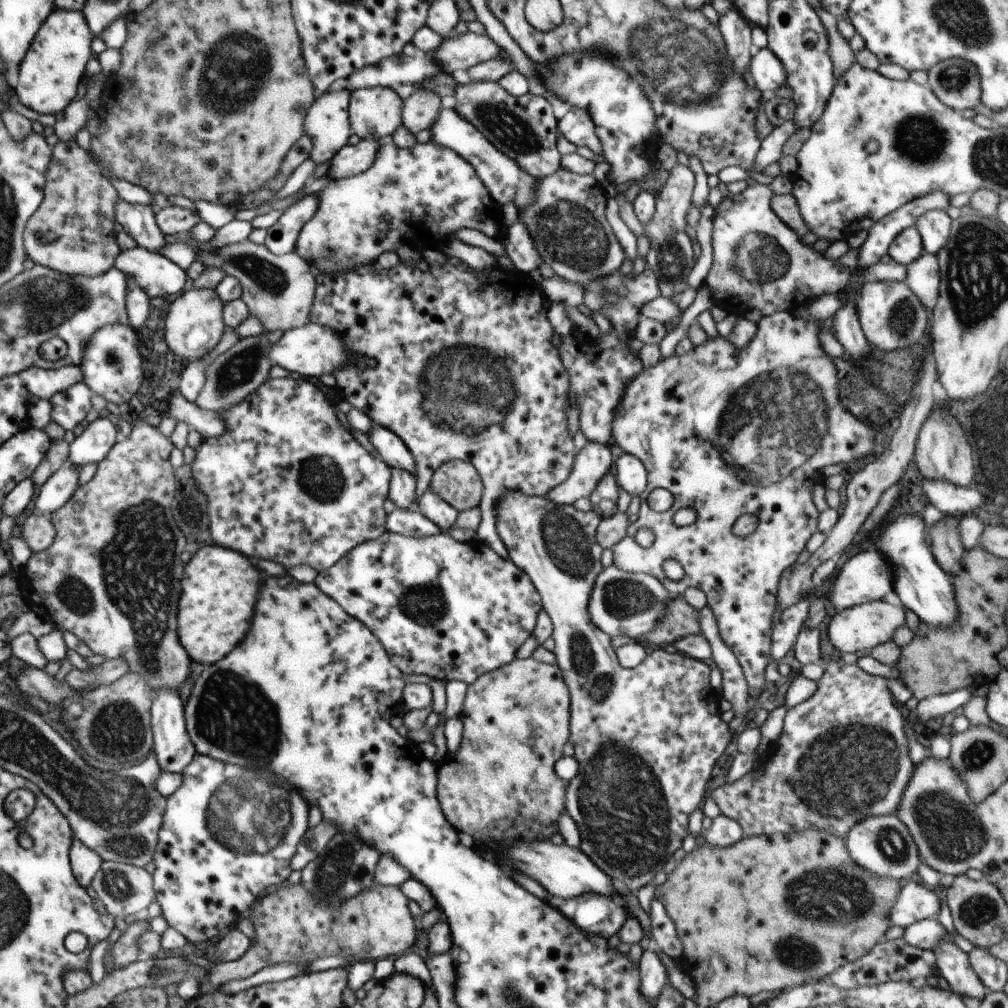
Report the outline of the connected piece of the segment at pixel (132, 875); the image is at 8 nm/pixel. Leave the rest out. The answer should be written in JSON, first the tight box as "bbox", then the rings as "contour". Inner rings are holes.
{"bbox":[91,861,158,920],"contour":[[[104,861],[102,870],[95,876],[91,888],[100,899],[108,913],[116,919],[124,920],[127,916],[147,911],[156,901],[158,894],[154,888],[154,878],[145,870],[133,865],[117,861]]]}

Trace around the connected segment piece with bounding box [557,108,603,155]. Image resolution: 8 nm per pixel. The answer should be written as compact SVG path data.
M572 108L557 120L557 130L576 147L586 147L594 155L603 154L600 140L595 136L595 127L585 111Z

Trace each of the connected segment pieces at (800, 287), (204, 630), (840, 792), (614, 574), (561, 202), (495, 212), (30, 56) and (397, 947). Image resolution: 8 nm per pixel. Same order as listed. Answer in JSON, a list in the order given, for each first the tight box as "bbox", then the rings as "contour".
[{"bbox":[704,178,852,317],"contour":[[[748,178],[747,182],[748,188],[744,192],[722,196],[720,202],[714,205],[714,260],[704,282],[710,289],[713,304],[738,317],[744,317],[749,310],[760,310],[765,317],[775,312],[793,312],[822,295],[844,293],[852,279],[850,268],[846,268],[840,260],[826,258],[815,251],[813,245],[803,243],[802,238],[776,216],[771,206],[773,190],[768,185],[761,185],[754,178]]]},{"bbox":[179,545,264,665],"contour":[[[222,545],[204,546],[188,562],[184,596],[179,601],[180,636],[184,636],[184,644],[188,644],[188,652],[192,652],[197,665],[219,663],[244,640],[260,582],[264,582],[260,576],[264,574],[252,559]]]},{"bbox":[707,661,915,839],"contour":[[[842,661],[831,662],[824,667],[824,675],[817,682],[817,690],[811,698],[797,706],[787,708],[785,718],[783,719],[783,730],[780,737],[771,745],[761,769],[752,769],[740,780],[734,784],[725,784],[709,791],[707,796],[711,797],[714,803],[717,803],[722,815],[732,818],[742,826],[744,836],[768,835],[774,836],[776,833],[791,835],[802,833],[804,831],[824,831],[828,835],[845,839],[848,832],[856,823],[864,821],[872,816],[897,815],[903,795],[909,781],[912,779],[915,764],[910,760],[908,749],[908,738],[904,727],[907,723],[906,710],[900,706],[893,698],[889,690],[889,682],[880,676],[873,676],[861,670],[857,665],[848,665]]]},{"bbox":[587,564,672,640],"contour":[[[613,564],[598,574],[589,597],[587,612],[591,622],[608,637],[628,636],[636,640],[654,629],[665,604],[671,600],[672,596],[654,576],[626,573]]]},{"bbox":[518,167,627,285],"contour":[[[561,167],[552,176],[540,179],[540,184],[536,186],[534,202],[528,208],[518,211],[519,222],[523,222],[528,228],[540,258],[552,266],[556,276],[568,282],[585,285],[612,276],[622,266],[627,256],[612,226],[606,220],[607,197],[600,182],[593,176],[574,174]]]},{"bbox":[295,139,504,275],"contour":[[[391,139],[381,143],[383,150],[366,172],[344,179],[332,179],[322,192],[317,193],[319,203],[316,213],[302,228],[295,249],[316,274],[333,275],[358,265],[376,263],[381,254],[396,252],[402,242],[415,244],[421,251],[425,247],[441,249],[454,238],[450,233],[460,228],[475,229],[492,238],[504,232],[502,206],[491,197],[474,168],[463,157],[431,141],[427,144],[416,143],[409,148],[397,148]]]},{"bbox":[14,9,92,115],"contour":[[[55,9],[42,24],[28,53],[19,65],[20,81],[14,92],[19,101],[40,115],[55,115],[66,110],[76,98],[80,78],[92,58],[92,32],[82,10]]]},{"bbox":[200,884,420,993],"contour":[[[301,884],[284,886],[264,899],[257,901],[252,908],[249,919],[254,924],[256,936],[251,942],[251,948],[236,961],[222,961],[214,964],[209,970],[207,980],[200,985],[201,993],[216,991],[221,985],[230,980],[241,980],[253,976],[262,968],[287,961],[303,961],[308,964],[321,957],[340,955],[356,961],[378,961],[379,959],[392,959],[403,956],[416,942],[417,932],[420,931],[419,922],[416,921],[409,910],[409,899],[400,891],[400,887],[374,885],[361,891],[356,897],[345,901],[340,907],[334,909],[323,904],[324,900],[314,899],[309,891]]]}]

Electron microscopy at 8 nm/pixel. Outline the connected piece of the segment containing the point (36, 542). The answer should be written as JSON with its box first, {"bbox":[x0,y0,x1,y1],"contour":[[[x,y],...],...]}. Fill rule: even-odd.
{"bbox":[22,513,55,553],"contour":[[[41,513],[28,515],[22,523],[22,534],[32,553],[47,550],[54,541],[55,529],[49,517]]]}

